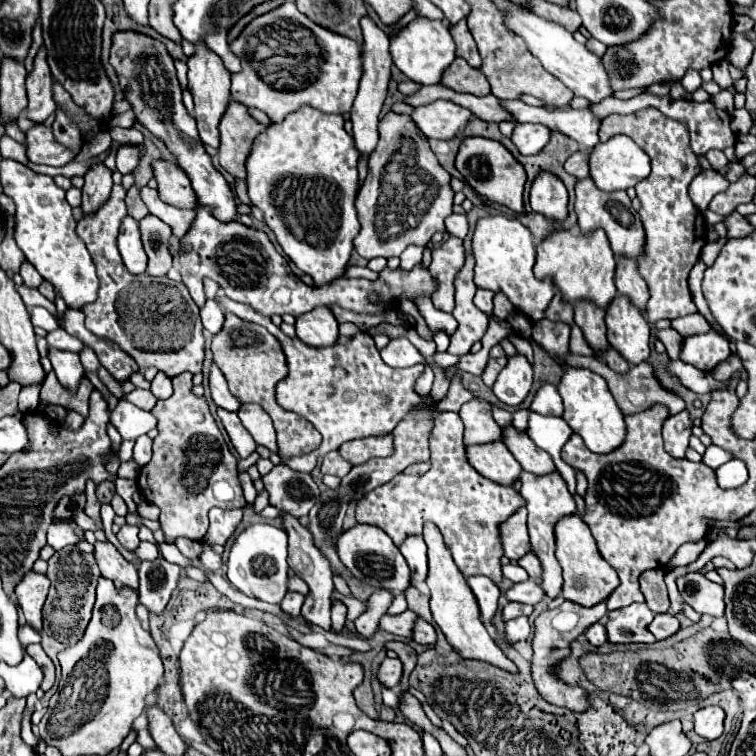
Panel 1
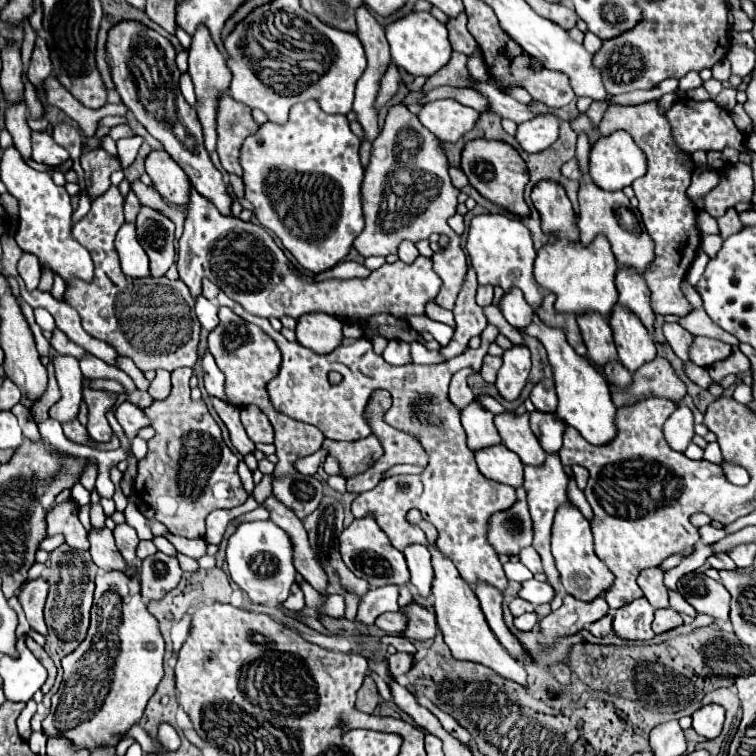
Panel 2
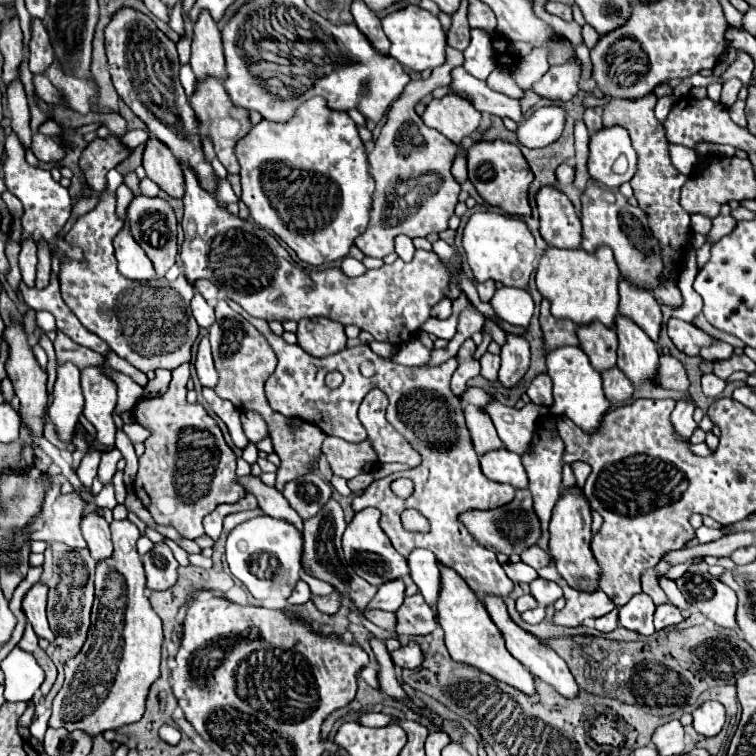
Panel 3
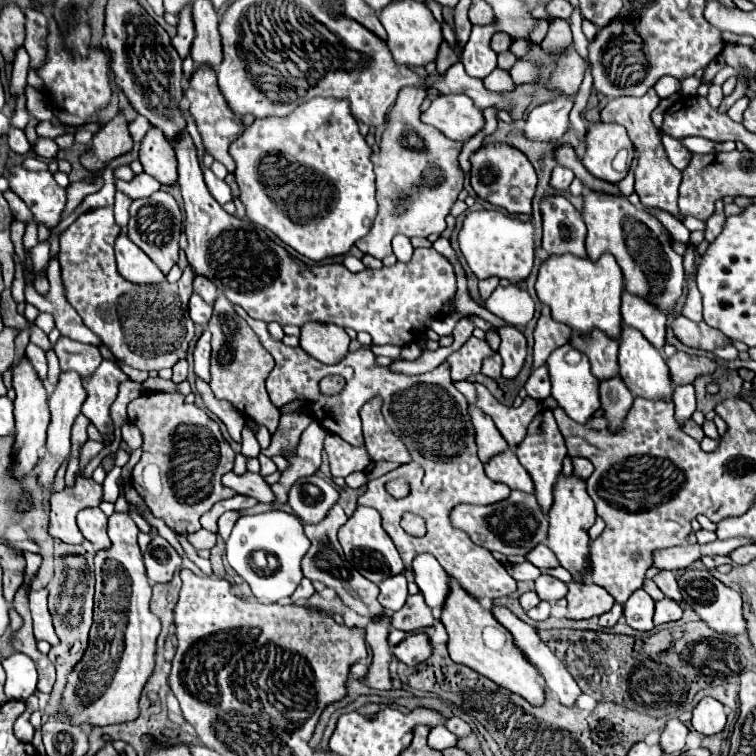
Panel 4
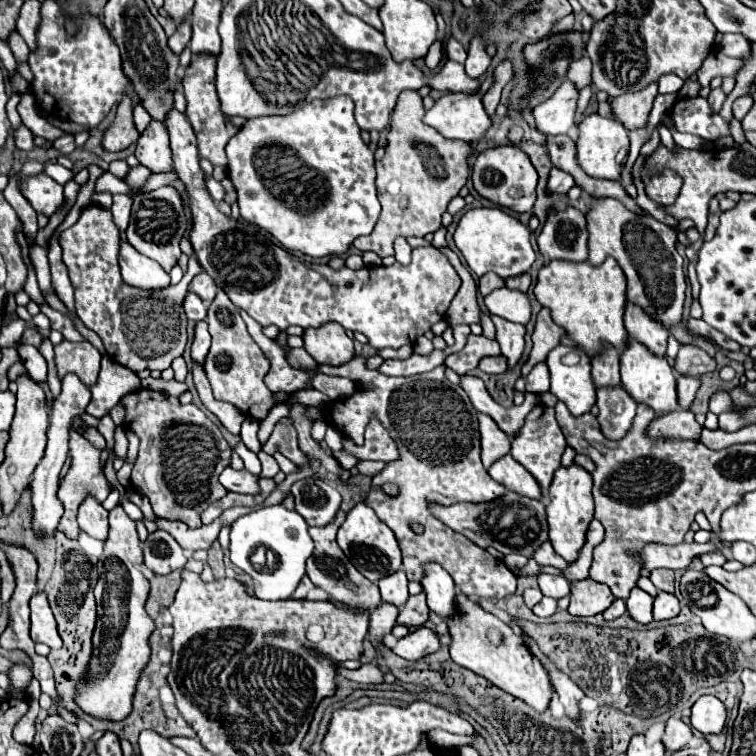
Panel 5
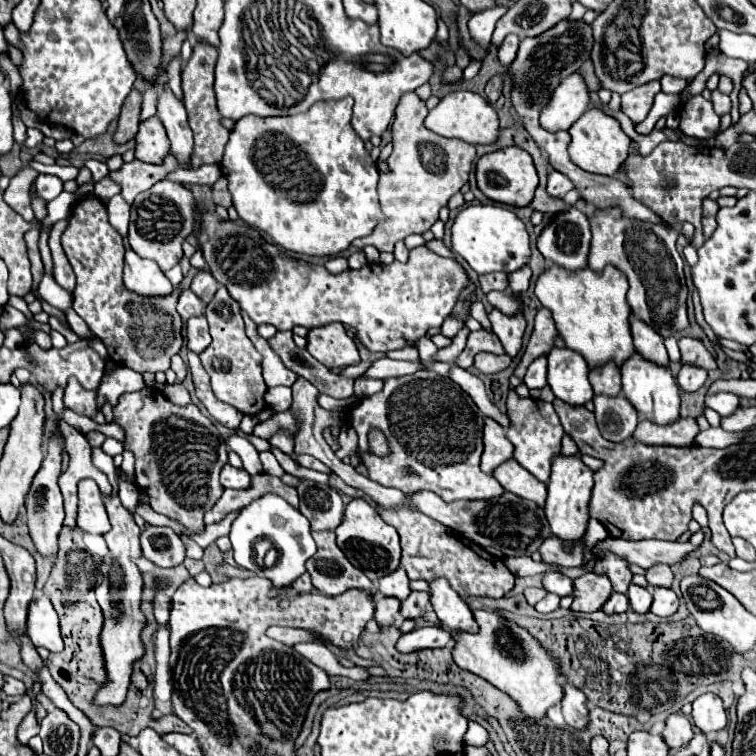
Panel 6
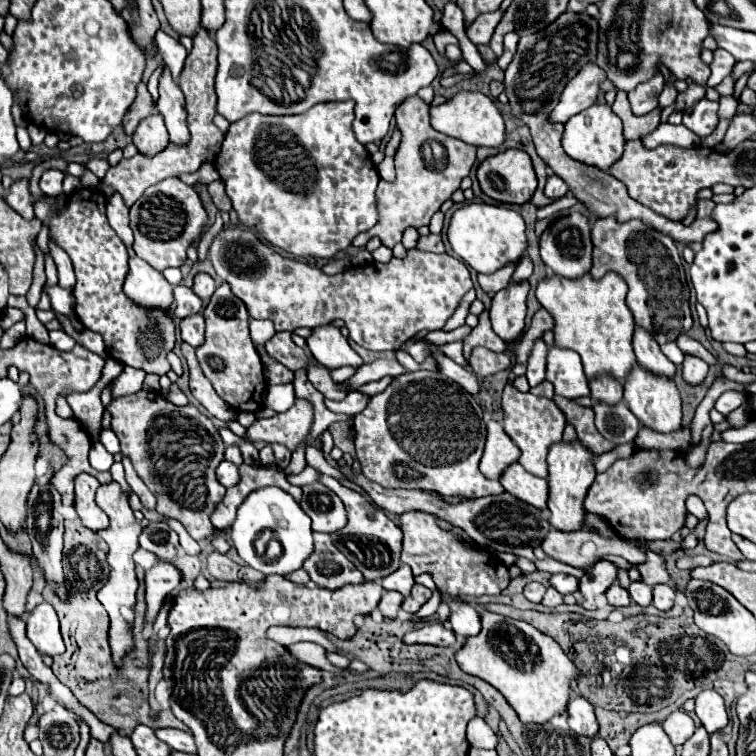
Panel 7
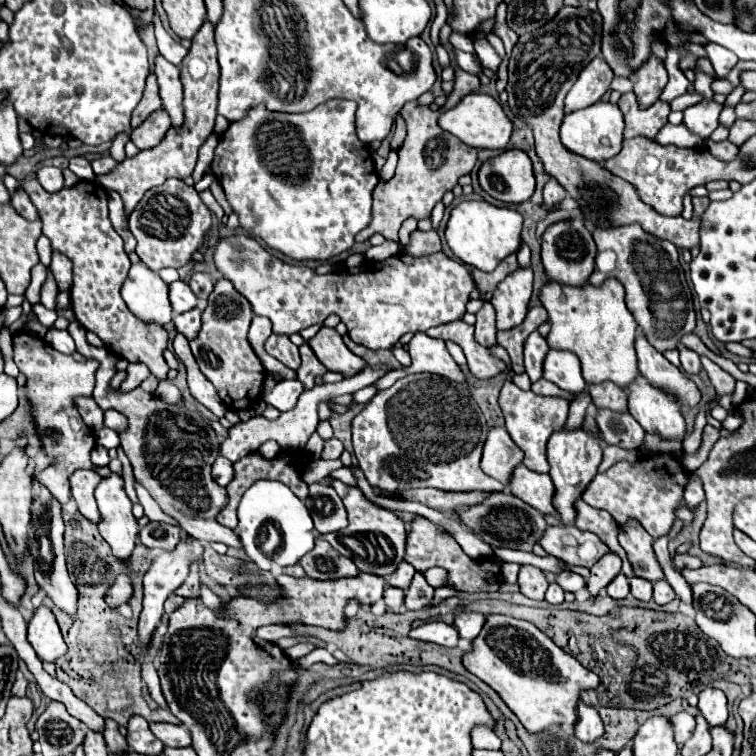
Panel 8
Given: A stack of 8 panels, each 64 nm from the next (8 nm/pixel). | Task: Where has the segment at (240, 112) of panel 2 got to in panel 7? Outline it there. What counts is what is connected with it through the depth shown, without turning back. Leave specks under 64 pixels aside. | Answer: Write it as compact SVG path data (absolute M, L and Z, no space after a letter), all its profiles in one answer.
M198 30L198 34L194 36L194 48L186 58L184 70L178 78L180 82L180 90L186 96L186 110L188 110L188 130L192 134L188 146L172 146L168 144L166 150L162 150L160 154L156 154L154 158L144 158L142 154L136 154L130 160L122 160L118 166L110 168L104 176L104 184L112 186L126 202L126 206L132 206L140 194L154 186L156 182L162 182L164 178L170 176L178 176L184 172L196 172L204 162L212 162L218 154L220 154L220 146L224 142L224 132L220 128L216 128L214 124L214 116L216 116L216 92L214 92L214 76L216 76L216 56L218 56L218 48L216 42L212 38L212 34L208 34L206 30Z

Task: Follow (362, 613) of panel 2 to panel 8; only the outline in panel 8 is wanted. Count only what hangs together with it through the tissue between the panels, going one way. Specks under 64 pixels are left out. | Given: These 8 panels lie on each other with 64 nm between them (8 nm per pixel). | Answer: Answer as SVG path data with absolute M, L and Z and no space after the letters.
M400 562L400 566L396 568L396 572L392 576L386 576L386 584L388 586L394 586L394 588L402 588L402 590L408 590L412 578L414 578L414 566L408 564L408 562Z

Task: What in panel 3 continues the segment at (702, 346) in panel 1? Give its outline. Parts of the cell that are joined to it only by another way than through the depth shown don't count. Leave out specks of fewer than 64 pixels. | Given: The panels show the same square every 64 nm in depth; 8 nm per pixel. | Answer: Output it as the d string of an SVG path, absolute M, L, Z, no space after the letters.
M714 340L712 344L704 346L704 348L700 350L698 356L700 356L704 362L718 362L718 360L726 360L726 358L730 358L732 354L734 354L734 348L732 348L730 344Z

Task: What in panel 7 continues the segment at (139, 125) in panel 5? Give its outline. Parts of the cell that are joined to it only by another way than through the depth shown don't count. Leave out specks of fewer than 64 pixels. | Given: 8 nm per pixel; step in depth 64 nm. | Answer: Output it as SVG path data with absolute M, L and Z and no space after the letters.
M161 60L158 68L153 72L147 83L148 90L155 103L159 97L159 93L158 93L159 78L164 70L164 67L165 67L165 63L163 60Z

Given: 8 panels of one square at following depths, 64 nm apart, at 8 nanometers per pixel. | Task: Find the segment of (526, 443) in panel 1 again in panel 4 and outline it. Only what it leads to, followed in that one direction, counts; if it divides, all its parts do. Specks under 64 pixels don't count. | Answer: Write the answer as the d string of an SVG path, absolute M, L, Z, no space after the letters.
M476 384L476 390L478 390L476 406L494 420L498 432L508 442L508 446L514 450L526 438L526 430L532 418L538 412L542 412L544 406L540 402L534 402L534 398L526 398L520 408L504 406L488 392L486 386Z

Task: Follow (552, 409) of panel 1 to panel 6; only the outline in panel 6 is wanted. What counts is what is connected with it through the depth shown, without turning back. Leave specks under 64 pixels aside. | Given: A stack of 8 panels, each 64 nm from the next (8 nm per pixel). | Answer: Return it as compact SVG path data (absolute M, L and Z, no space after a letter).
M540 358L536 362L530 364L526 376L524 376L524 384L534 390L534 388L544 388L546 382L546 358Z

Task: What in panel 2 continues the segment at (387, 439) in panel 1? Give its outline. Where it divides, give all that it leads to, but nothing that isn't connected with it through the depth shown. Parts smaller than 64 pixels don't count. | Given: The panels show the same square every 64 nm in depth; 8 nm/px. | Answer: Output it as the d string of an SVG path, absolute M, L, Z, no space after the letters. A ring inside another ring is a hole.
M372 436L356 442L324 442L324 446L328 448L328 454L340 462L344 476L364 472L384 452L380 446L380 440ZM372 440L376 442L376 446L372 446Z

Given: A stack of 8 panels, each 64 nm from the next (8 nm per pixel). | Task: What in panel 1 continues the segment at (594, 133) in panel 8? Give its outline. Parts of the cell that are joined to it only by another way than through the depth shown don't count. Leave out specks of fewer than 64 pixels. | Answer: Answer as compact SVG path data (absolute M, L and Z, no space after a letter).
M624 136L596 144L590 152L590 176L600 190L628 190L648 174L648 156Z

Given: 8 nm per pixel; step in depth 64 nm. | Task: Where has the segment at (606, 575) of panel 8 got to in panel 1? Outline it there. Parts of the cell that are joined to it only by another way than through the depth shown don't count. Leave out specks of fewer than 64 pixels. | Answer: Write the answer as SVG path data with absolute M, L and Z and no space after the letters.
M564 602L562 606L558 606L556 610L546 610L542 612L536 620L534 620L534 638L532 638L532 680L534 686L538 690L538 694L554 704L554 706L562 706L568 708L572 712L586 712L590 708L590 700L588 700L588 692L582 686L568 686L566 682L562 682L560 678L554 676L554 668L570 656L570 644L584 634L584 630L596 622L600 622L604 616L608 614L606 604L602 602L600 606L592 606L592 608L584 608L584 606L576 606L574 602Z

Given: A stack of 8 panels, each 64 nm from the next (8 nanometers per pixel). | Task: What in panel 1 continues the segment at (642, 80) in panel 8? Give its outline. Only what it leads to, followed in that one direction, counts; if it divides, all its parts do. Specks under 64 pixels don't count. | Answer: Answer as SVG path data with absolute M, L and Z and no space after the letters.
M640 110L628 116L608 116L600 126L600 142L612 136L624 134L632 138L652 160L652 172L644 182L636 184L638 198L642 202L640 218L646 232L644 254L638 260L638 270L648 282L650 300L646 302L644 314L650 324L658 320L674 320L686 314L698 312L692 302L688 288L688 274L698 262L702 246L706 244L706 220L688 196L688 186L694 176L702 172L698 156L692 152L688 142L688 126L672 120L658 110Z

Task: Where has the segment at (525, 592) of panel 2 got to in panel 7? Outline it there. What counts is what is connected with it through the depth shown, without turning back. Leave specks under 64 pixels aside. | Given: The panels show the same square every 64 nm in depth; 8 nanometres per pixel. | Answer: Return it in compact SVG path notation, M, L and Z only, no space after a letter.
M552 574L550 586L556 588L560 594L572 594L572 592L576 592L576 578L568 576L568 574Z

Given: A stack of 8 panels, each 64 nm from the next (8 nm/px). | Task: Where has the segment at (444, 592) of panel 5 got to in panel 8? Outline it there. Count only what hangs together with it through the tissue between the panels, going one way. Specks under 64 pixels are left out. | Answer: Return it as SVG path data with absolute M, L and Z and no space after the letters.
M458 612L454 616L454 628L458 630L460 638L472 640L480 634L484 626L484 616L480 612Z

